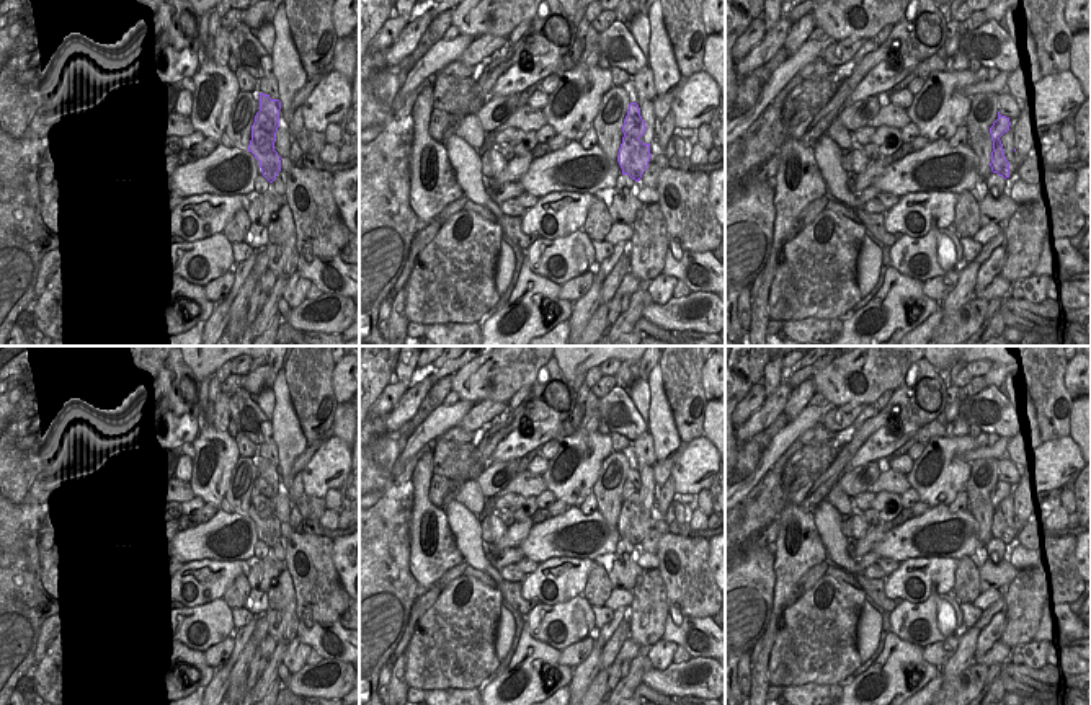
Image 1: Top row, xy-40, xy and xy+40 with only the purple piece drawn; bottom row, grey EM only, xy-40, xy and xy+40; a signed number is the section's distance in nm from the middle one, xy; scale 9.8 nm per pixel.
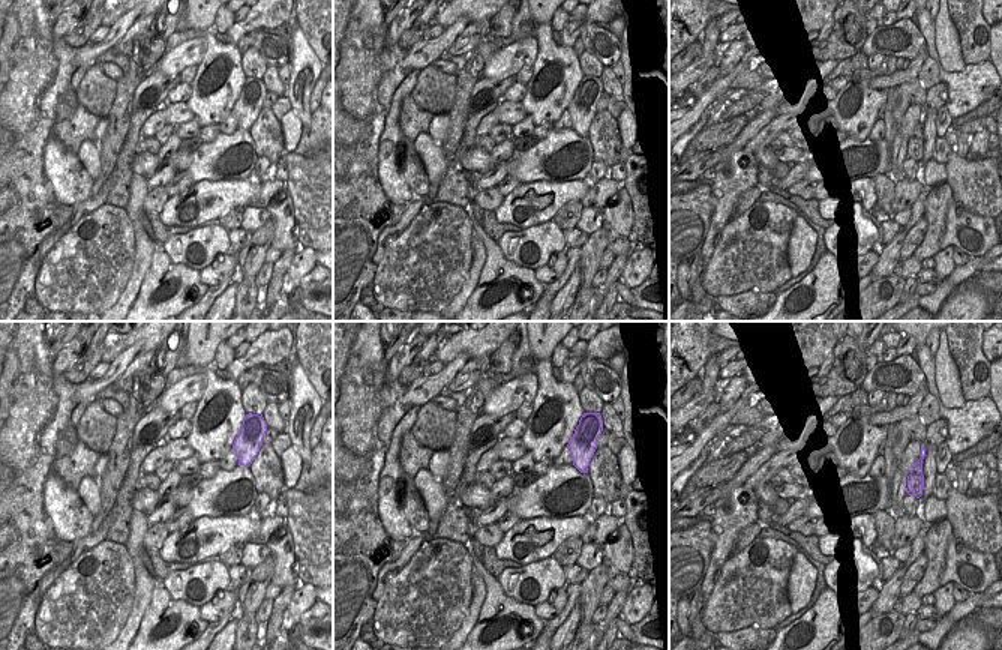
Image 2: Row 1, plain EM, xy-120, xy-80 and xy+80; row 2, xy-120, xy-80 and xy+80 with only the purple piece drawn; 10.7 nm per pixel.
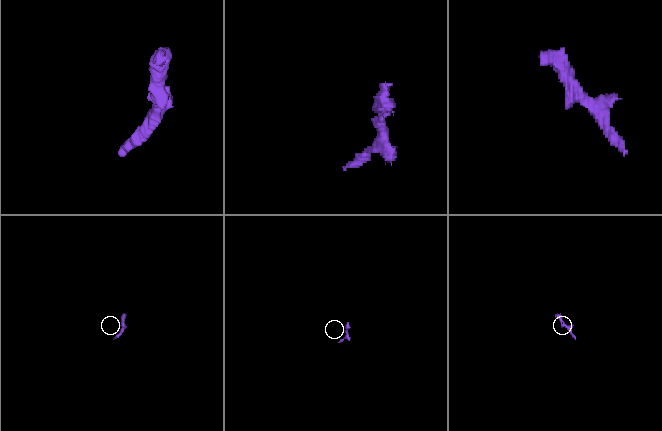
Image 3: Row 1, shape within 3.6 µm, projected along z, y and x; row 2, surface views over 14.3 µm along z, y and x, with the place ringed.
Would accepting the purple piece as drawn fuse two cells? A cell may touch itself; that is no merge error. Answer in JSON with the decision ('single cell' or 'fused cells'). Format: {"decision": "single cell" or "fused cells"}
{"decision": "fused cells"}

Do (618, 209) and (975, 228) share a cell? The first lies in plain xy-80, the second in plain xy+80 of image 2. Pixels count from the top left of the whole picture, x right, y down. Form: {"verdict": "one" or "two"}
{"verdict": "two"}

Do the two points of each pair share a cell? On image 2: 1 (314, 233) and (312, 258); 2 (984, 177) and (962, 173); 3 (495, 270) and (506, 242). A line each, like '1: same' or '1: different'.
1: different
2: same
3: different

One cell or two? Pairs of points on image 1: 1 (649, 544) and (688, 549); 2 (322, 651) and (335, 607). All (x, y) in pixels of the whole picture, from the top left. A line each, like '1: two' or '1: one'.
1: two
2: two

